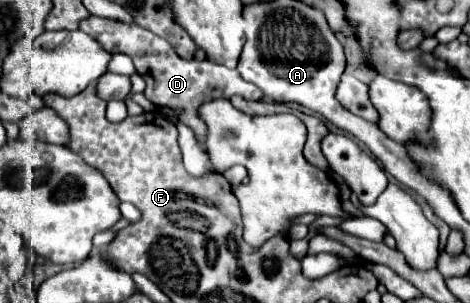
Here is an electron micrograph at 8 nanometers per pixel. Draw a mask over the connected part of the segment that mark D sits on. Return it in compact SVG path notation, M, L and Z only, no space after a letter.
M89 17L81 23L81 31L91 35L105 51L119 51L119 53L125 53L127 57L131 57L137 73L147 83L145 97L149 101L153 101L155 105L165 105L169 109L177 109L179 121L193 129L195 139L201 147L205 147L205 139L207 139L207 125L199 117L199 107L203 103L209 103L217 97L233 97L233 95L243 95L245 99L263 99L263 93L259 91L259 87L241 79L241 75L235 69L227 69L227 67L211 63L207 59L205 61L181 59L165 39L153 35L151 31L147 31L135 23L125 25L125 23L115 23L113 19Z

